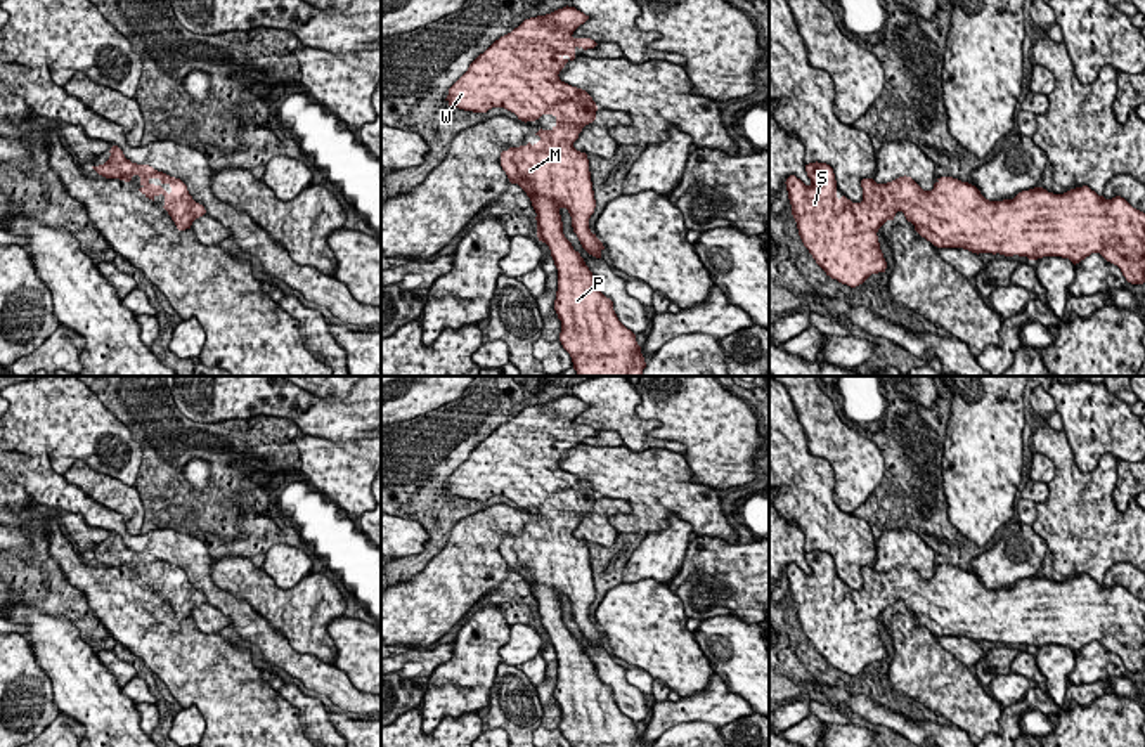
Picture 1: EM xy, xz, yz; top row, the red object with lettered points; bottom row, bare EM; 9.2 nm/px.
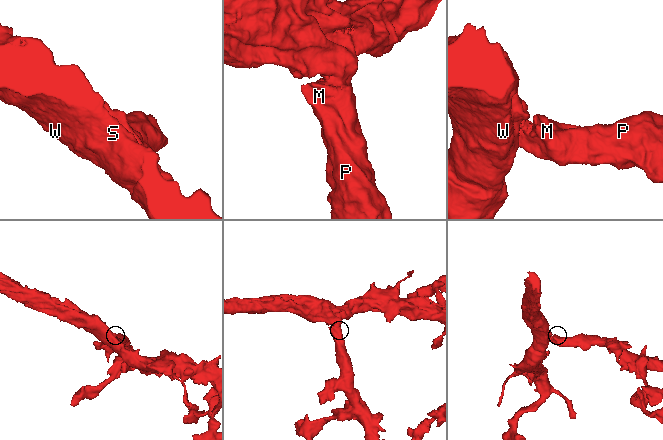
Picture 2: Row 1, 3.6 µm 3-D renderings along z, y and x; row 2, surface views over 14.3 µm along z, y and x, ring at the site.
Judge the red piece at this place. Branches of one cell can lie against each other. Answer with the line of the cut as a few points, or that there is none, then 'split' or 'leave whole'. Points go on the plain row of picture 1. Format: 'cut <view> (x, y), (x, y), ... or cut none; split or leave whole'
cut none; leave whole

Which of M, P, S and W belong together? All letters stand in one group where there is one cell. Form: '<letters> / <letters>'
M P S W

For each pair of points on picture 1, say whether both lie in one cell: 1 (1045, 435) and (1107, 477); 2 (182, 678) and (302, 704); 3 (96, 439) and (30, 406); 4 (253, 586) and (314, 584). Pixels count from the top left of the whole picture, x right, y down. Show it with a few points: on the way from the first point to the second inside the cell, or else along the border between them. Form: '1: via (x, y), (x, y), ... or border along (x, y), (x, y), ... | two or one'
1: via (1060, 453), (1064, 461), (1080, 477), (1090, 477) | one
2: border along (276, 690), (298, 711), (302, 728) | two
3: via (80, 427), (58, 415), (45, 415) | one
4: via (269, 597), (298, 597) | one

